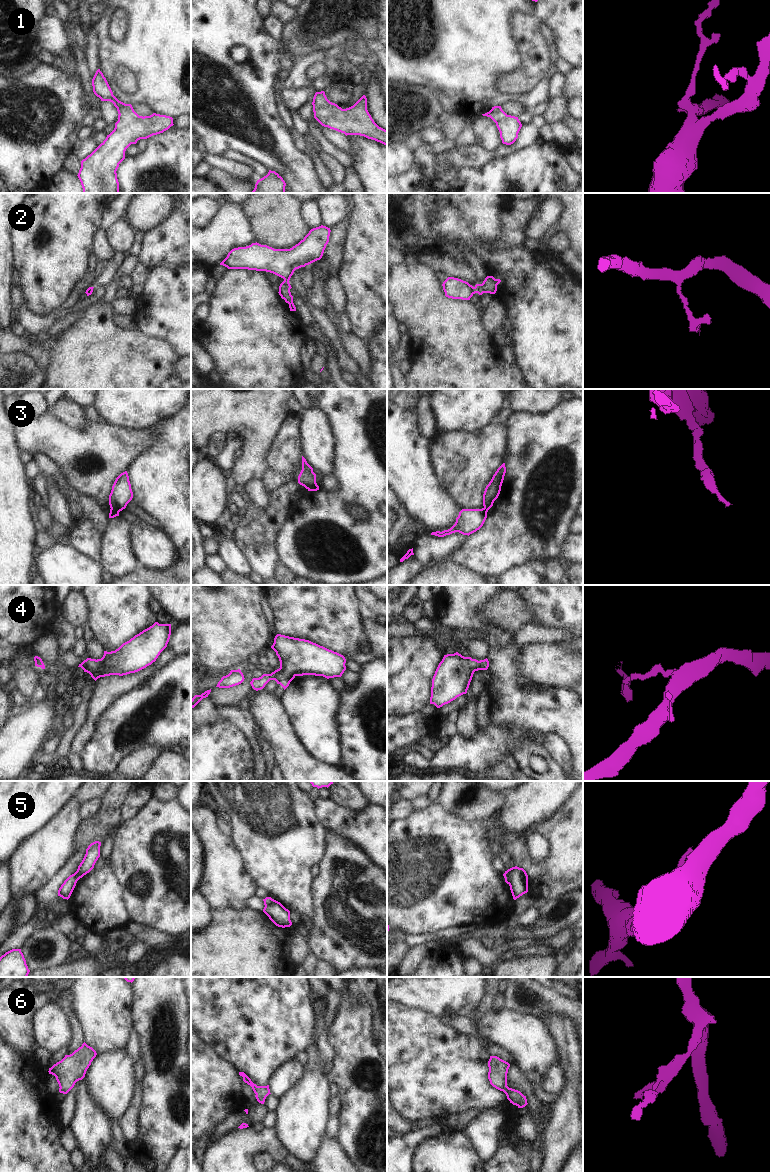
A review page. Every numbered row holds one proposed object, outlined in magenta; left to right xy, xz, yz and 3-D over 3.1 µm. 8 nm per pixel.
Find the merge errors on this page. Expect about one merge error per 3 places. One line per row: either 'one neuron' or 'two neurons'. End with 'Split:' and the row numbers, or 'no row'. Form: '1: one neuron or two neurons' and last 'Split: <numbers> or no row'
1: one neuron
2: two neurons
3: two neurons
4: one neuron
5: two neurons
6: one neuron
Split: 2, 3, 5

